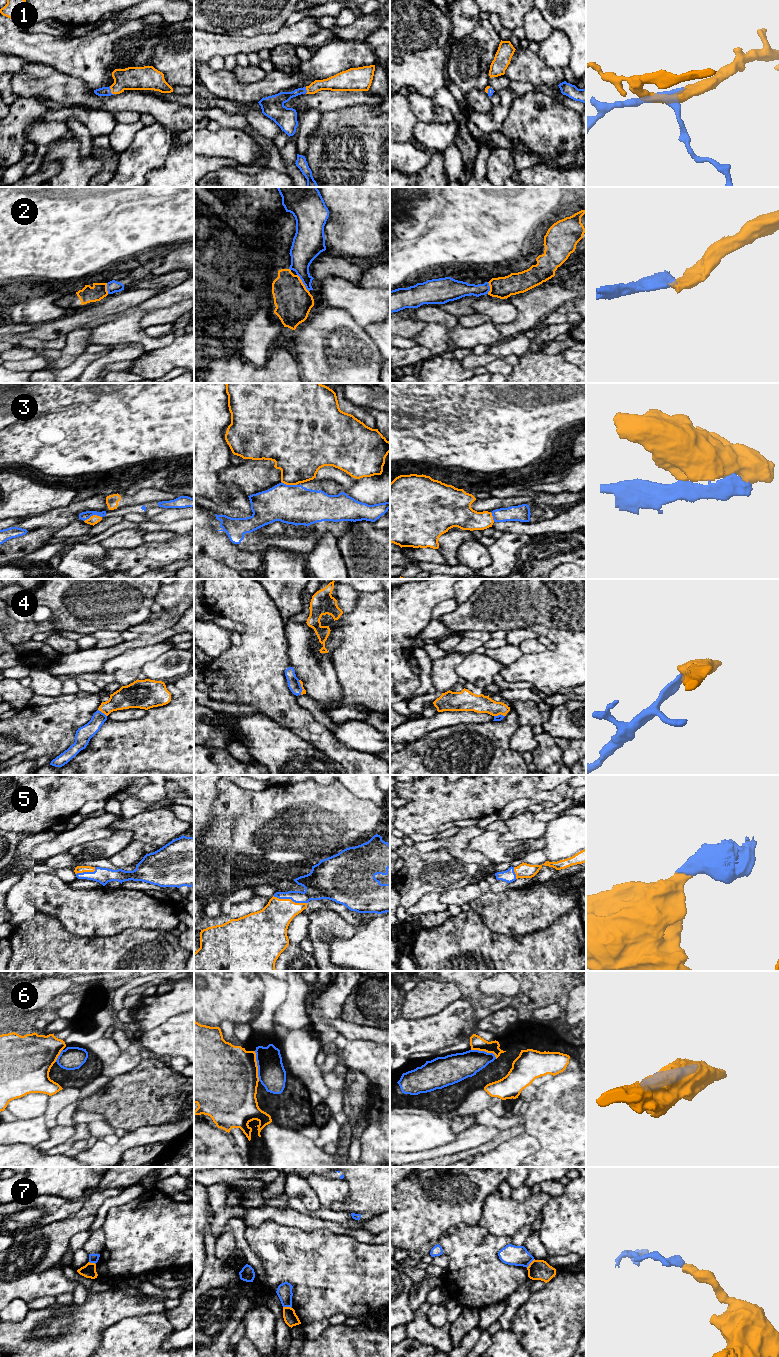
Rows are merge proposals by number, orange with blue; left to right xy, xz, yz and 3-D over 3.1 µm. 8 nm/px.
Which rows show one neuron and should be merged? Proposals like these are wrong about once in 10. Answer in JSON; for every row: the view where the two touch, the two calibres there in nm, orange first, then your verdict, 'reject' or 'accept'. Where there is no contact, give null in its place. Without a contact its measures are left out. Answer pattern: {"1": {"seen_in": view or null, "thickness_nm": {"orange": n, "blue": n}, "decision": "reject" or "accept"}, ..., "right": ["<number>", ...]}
{"1": {"seen_in": "xy", "thickness_nm": {"orange": 190, "blue": 80}, "decision": "accept"}, "2": {"seen_in": "xz", "thickness_nm": {"orange": 300, "blue": 200}, "decision": "reject"}, "3": {"seen_in": "xy", "thickness_nm": {"orange": 70, "blue": 70}, "decision": "reject"}, "4": {"seen_in": "xy", "thickness_nm": {"orange": 180, "blue": 130}, "decision": "accept"}, "5": {"seen_in": "xz", "thickness_nm": {"orange": 280, "blue": 220}, "decision": "accept"}, "6": {"seen_in": "xz", "thickness_nm": {"orange": 480, "blue": 220}, "decision": "reject"}, "7": {"seen_in": "xz", "thickness_nm": {"orange": 110, "blue": 130}, "decision": "reject"}, "right": ["1", "4", "5"]}

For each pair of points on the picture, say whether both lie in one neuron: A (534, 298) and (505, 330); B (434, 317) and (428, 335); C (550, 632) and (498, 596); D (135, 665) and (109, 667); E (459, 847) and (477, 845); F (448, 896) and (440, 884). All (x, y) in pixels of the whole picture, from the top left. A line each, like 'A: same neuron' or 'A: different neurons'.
A: same neuron
B: different neurons
C: same neuron
D: same neuron
E: different neurons
F: different neurons

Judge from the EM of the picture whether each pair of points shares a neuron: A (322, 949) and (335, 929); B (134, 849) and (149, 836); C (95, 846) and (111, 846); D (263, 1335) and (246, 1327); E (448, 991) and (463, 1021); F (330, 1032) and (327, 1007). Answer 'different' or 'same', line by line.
A: same
B: different
C: same
D: same
E: different
F: same

